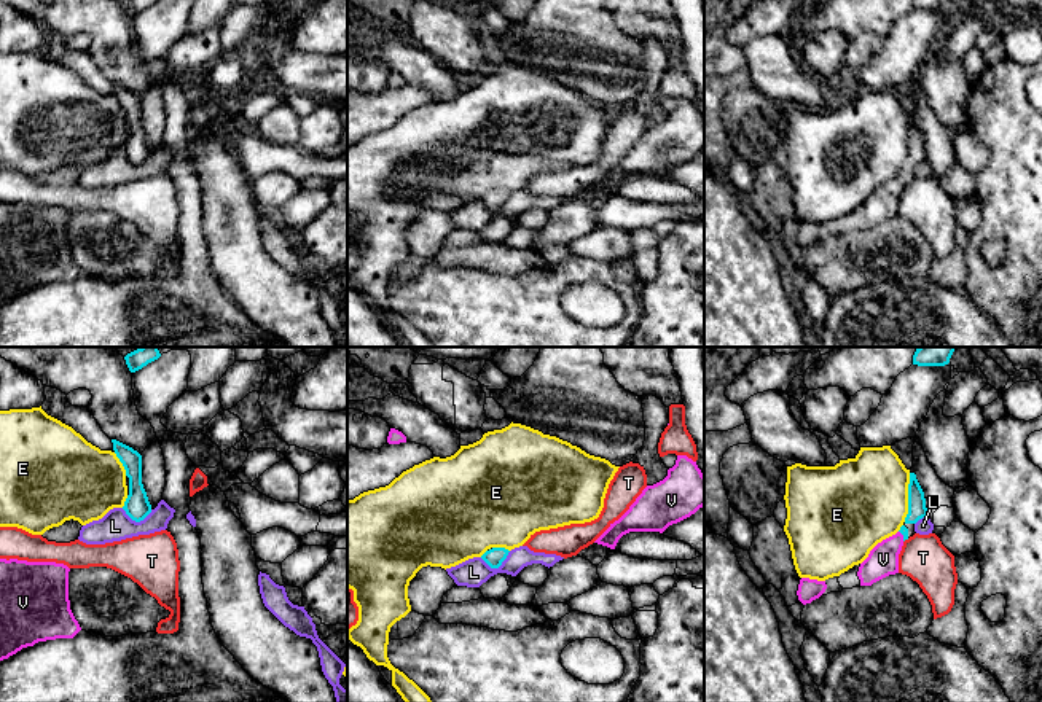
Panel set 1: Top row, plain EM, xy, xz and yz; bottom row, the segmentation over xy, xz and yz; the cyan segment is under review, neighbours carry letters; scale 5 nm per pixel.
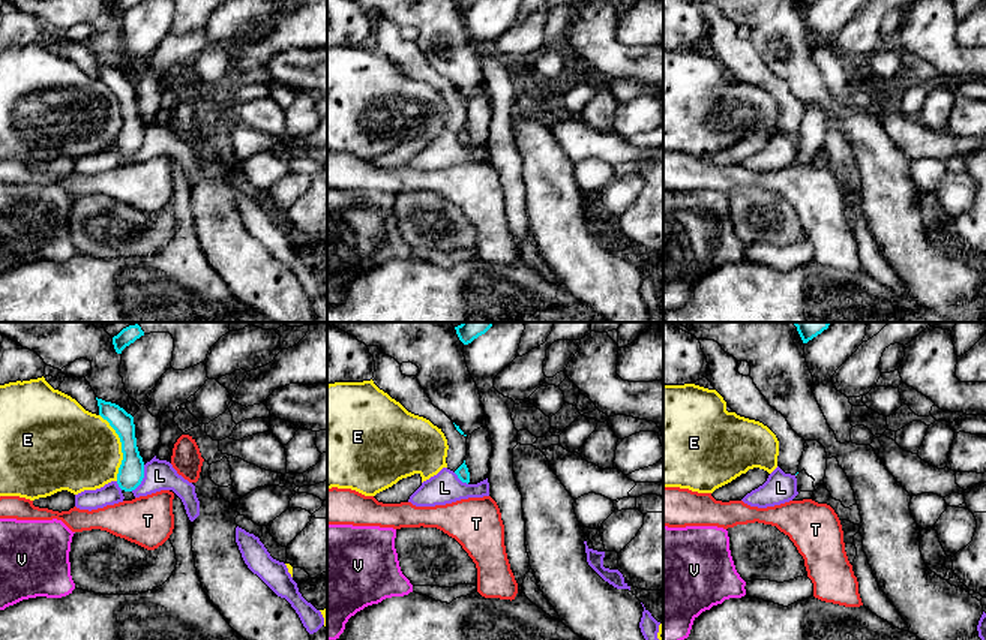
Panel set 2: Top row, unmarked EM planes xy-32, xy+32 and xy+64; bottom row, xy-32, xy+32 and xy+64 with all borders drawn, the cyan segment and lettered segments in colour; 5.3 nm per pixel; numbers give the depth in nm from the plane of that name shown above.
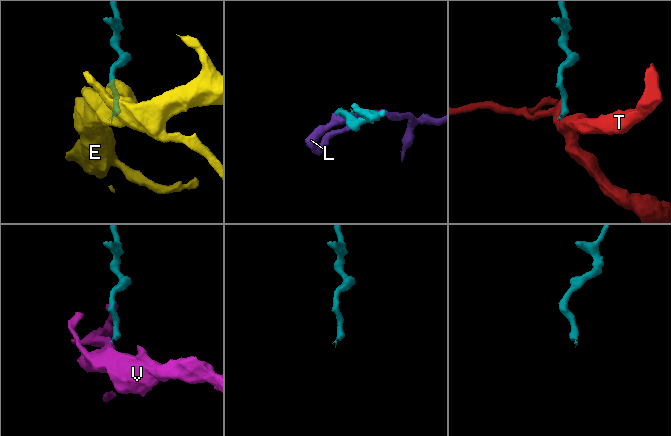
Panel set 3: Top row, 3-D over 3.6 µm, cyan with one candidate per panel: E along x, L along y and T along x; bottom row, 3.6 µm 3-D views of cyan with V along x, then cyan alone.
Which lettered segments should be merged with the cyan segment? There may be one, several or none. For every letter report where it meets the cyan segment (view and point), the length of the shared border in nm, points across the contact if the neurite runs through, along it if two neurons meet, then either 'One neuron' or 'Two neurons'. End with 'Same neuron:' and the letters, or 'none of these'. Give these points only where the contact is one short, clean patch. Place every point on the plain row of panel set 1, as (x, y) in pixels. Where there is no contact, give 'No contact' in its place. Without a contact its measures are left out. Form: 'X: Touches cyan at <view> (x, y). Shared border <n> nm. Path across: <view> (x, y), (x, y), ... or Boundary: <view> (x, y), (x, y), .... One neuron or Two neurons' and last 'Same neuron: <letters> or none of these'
E: Touches cyan at yz (908, 140). Shared border 260 nm. Two neurons
L: Touches cyan at xz (496, 210). Shared border 160 nm. Boundary: xz (510, 194), (497, 210), (489, 210), (480, 201). Two neurons
T: Touches cyan at yz (905, 182). Shared border 40 nm. Boundary: yz (908, 182), (904, 185). Two neurons
V: Touches cyan at yz (902, 177). Shared border 60 nm. Path across: yz (904, 174), (902, 177), (883, 202). One neuron
Same neuron: V

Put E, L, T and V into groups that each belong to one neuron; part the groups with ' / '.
E / L / T / V

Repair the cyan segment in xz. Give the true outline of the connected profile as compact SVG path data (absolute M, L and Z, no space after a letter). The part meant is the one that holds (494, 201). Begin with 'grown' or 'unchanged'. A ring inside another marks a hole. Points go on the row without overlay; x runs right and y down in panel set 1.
unchanged | M492 191L489 194L486 194L481 202L491 210L491 212L499 212L502 209L502 205L507 202L508 199L508 193L505 191Z

